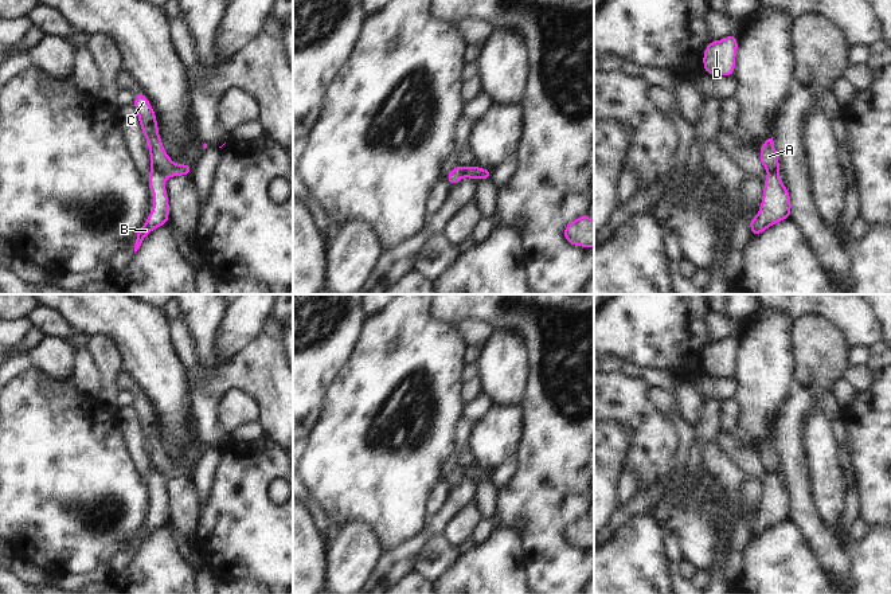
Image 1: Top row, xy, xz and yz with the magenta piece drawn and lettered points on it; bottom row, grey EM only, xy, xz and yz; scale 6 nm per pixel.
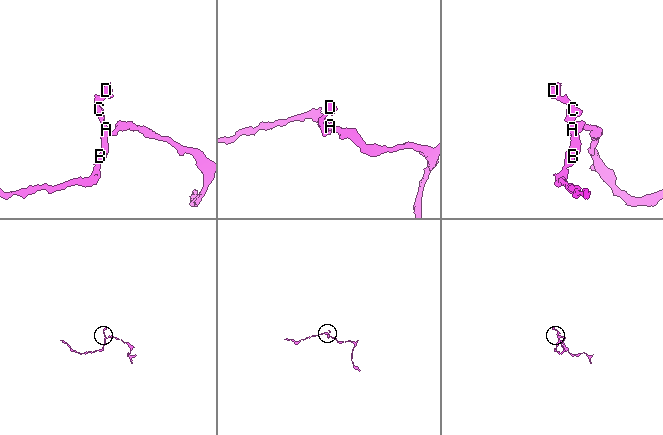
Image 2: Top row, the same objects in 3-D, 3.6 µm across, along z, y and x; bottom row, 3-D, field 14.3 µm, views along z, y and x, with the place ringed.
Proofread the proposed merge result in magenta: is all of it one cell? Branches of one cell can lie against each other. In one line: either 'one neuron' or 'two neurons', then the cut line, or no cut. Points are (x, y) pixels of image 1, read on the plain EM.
two neurons; cut xy (152, 467), (164, 477)

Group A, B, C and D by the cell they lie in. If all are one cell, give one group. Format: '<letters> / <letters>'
A C D / B

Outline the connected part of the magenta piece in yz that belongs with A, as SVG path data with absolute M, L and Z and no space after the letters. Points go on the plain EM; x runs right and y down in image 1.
M773 438L762 443L759 448L758 464L766 469L767 474L775 474L779 472L779 458L773 443Z

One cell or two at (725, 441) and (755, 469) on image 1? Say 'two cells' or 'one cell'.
one cell

